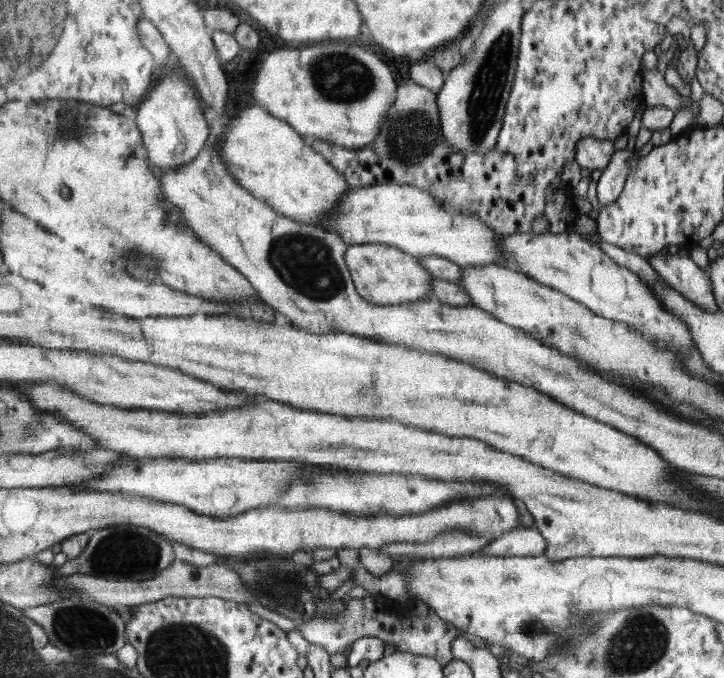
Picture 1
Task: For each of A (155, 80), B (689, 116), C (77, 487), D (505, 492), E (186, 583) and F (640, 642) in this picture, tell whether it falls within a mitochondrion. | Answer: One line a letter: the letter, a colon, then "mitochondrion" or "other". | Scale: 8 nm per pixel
A: other
B: other
C: other
D: other
E: other
F: mitochondrion

